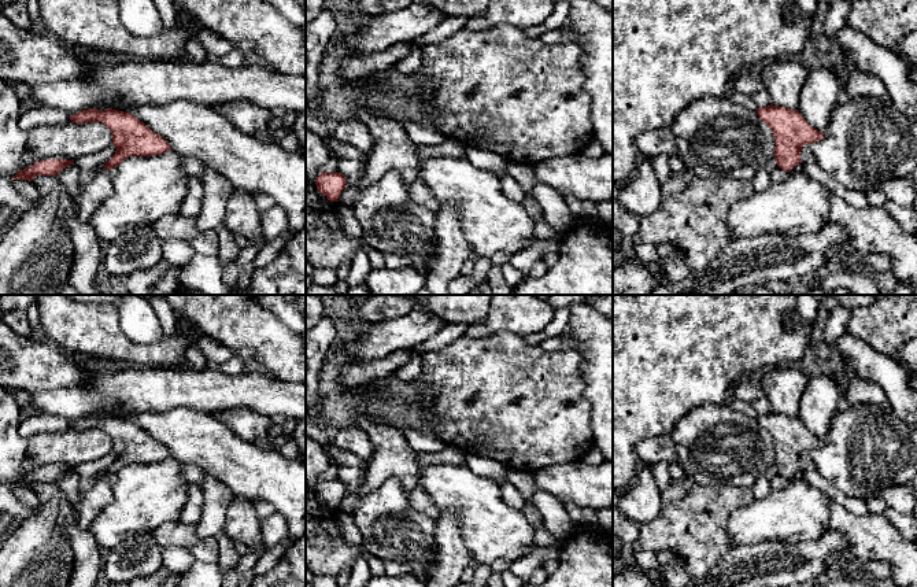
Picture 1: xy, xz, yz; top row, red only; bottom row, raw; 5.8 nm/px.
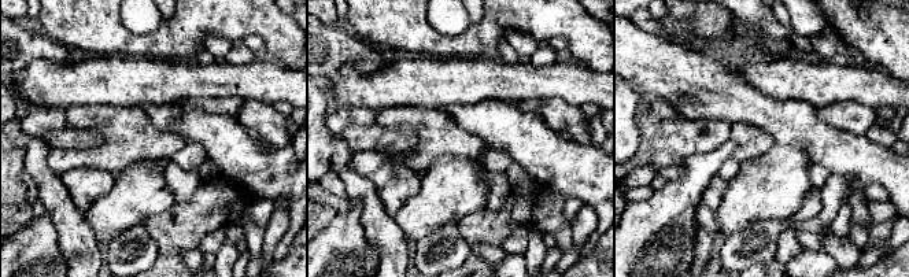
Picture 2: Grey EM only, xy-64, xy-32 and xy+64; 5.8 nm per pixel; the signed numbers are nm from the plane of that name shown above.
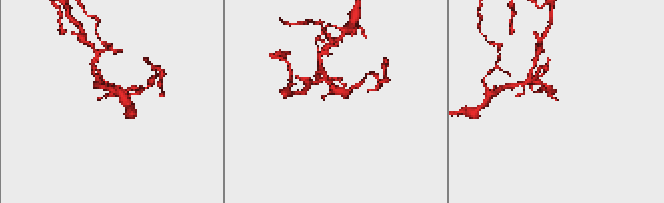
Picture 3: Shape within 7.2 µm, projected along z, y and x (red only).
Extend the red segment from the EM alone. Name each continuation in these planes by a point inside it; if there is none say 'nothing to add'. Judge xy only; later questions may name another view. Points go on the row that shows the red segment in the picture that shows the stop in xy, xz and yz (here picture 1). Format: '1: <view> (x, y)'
nothing to add

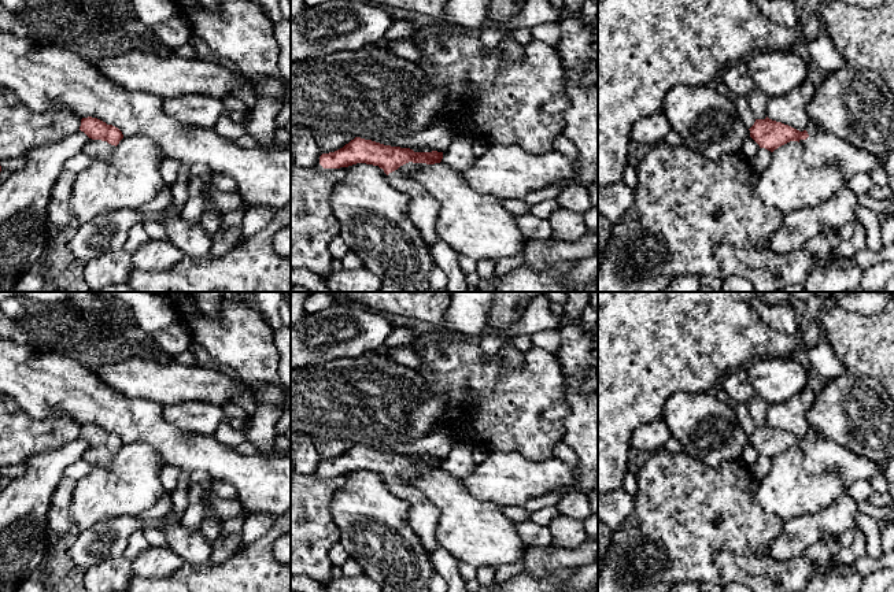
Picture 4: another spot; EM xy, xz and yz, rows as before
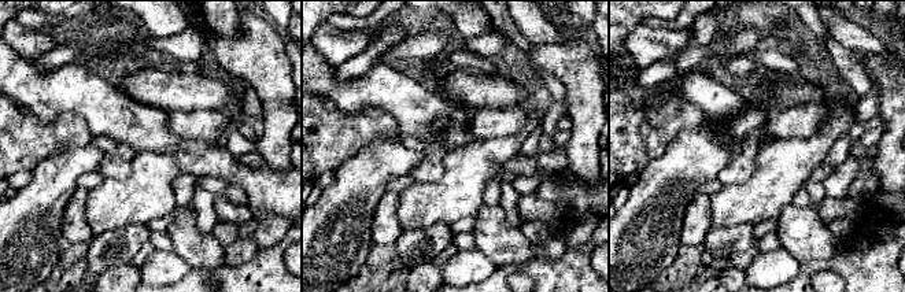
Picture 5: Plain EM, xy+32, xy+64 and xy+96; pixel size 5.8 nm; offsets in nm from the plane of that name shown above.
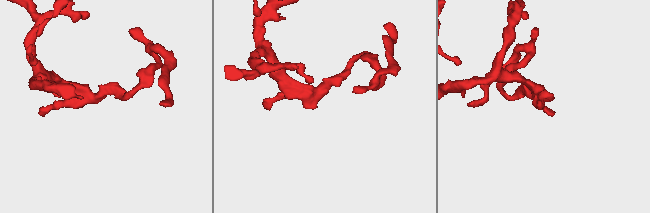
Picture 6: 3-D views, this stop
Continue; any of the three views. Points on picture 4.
1: xy (95, 148)

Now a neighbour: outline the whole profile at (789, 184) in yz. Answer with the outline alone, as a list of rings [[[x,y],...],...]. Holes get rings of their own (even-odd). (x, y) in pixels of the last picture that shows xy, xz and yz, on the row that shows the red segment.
[[[790,141],[772,152],[766,170],[758,175],[756,195],[784,215],[817,207],[846,185],[843,171],[835,166],[809,166],[802,145]]]

